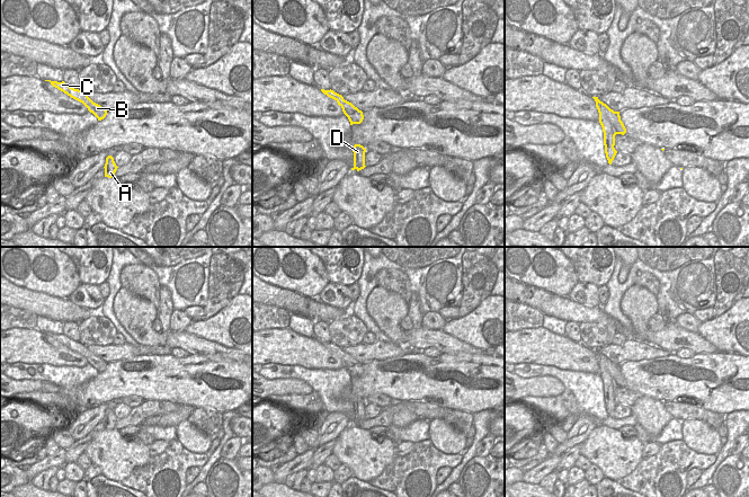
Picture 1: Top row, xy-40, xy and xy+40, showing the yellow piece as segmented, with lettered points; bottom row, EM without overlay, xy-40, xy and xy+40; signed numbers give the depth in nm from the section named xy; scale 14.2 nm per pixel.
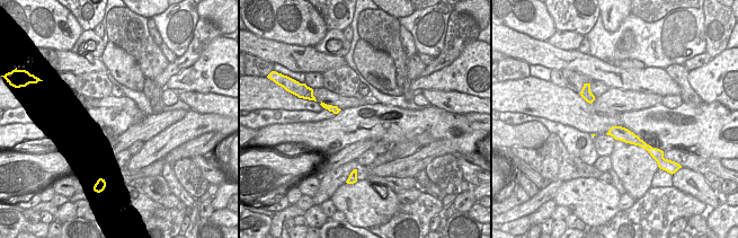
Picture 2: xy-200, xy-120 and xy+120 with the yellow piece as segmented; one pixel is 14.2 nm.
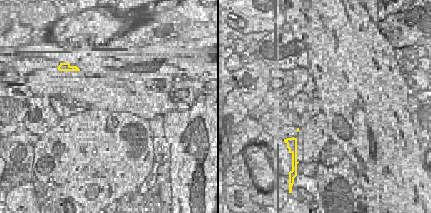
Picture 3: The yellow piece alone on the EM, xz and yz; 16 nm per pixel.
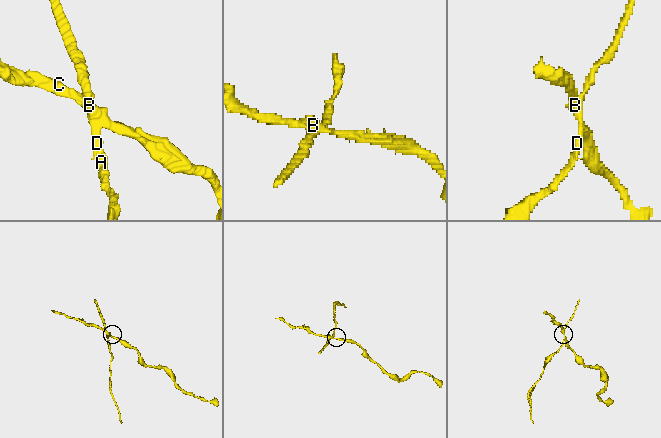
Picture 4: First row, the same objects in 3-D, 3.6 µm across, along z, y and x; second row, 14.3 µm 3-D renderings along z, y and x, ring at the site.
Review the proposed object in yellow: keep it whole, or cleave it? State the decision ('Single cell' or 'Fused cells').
Fused cells.

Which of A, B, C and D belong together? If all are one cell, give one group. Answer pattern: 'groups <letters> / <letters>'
groups A D / B C

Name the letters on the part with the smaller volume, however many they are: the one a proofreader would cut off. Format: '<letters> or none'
A, D

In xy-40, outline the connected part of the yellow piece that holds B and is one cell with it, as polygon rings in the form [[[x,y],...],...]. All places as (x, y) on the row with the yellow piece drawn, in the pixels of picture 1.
[[[45,80],[45,81],[50,81],[53,87],[55,87],[59,90],[63,91],[64,94],[66,94],[71,98],[82,103],[88,108],[88,110],[90,113],[92,113],[98,118],[98,121],[101,121],[101,119],[104,119],[106,117],[107,109],[105,109],[100,105],[93,103],[88,97],[88,95],[82,92],[81,90],[70,87],[64,81],[62,81],[62,82],[51,81],[51,80]]]

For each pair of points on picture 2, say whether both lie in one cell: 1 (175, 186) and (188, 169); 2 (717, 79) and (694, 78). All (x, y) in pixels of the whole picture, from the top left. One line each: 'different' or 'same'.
1: different
2: same

